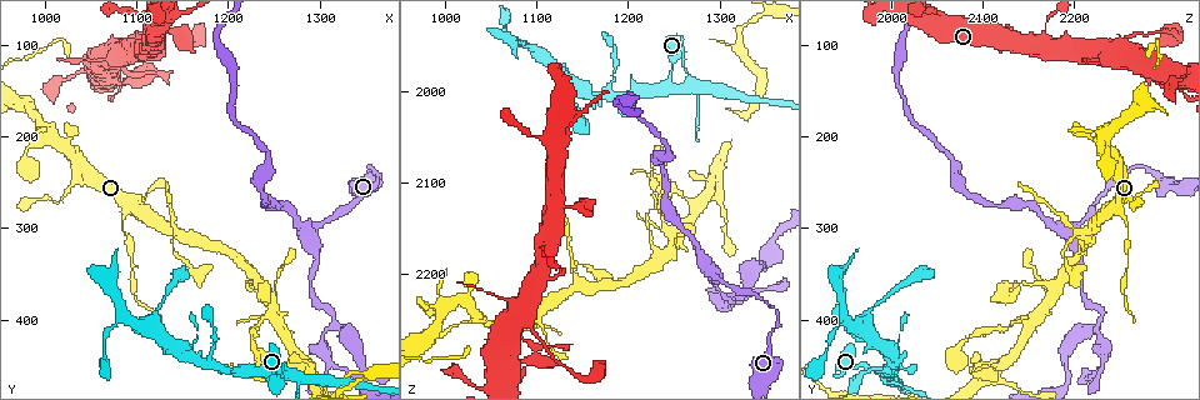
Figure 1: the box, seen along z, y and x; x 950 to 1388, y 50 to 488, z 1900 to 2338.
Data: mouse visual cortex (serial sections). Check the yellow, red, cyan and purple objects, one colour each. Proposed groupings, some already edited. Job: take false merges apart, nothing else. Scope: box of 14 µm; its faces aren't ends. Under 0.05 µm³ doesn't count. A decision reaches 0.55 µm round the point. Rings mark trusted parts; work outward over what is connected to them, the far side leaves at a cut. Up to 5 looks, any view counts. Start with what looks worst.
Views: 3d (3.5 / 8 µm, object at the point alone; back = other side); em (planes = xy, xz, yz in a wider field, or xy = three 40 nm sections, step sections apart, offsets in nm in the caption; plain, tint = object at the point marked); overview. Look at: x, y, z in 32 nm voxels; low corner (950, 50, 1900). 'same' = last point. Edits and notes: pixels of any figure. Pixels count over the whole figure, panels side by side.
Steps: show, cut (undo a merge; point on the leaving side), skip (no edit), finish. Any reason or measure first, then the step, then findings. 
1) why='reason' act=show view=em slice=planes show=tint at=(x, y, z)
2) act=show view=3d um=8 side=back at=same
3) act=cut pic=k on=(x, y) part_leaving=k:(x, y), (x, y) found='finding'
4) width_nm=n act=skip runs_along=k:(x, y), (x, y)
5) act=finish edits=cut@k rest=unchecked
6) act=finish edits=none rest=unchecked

why='a narrow waist' act=show view=3d um=3.5 at=(1090, 310, 2255)

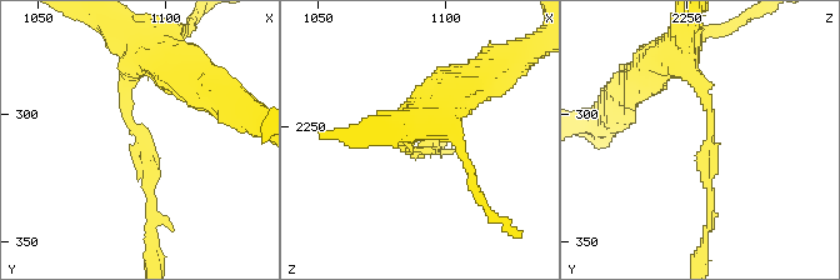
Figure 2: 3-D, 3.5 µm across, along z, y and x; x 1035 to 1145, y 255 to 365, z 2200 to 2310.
arm_widths_nm=100,200 act=show view=em slice=xy step=3 show=tint at=(1088, 308, 2260)

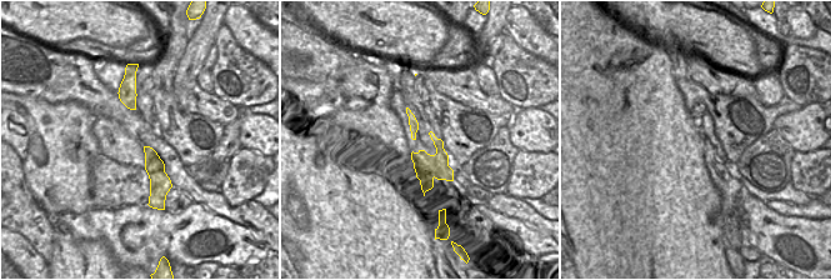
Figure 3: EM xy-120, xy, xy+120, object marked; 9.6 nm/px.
width_nm=220 act=skip runs_along=2:(675, 51), (710, 114), (710, 216) found='one cell here'

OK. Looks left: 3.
act=show view=3d um=8 side=back at=(1290, 305, 2200)

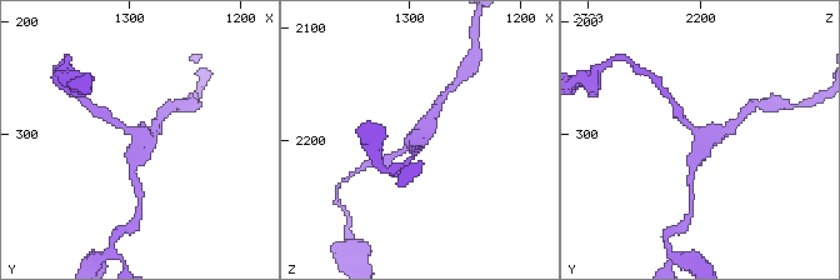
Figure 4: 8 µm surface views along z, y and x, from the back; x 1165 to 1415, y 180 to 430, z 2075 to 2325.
arms=3 arm_widths_nm=200,300,400 act=show view=em slice=xy step=5 show=tint at=(1288, 302, 2198)

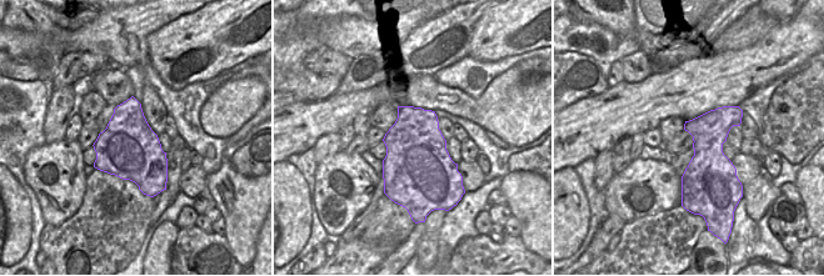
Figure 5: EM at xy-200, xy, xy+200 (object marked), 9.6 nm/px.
act=skip runs_along=4:(116, 121), (141, 135), (131, 169) found='one cell here'

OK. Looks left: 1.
act=finish edits=none rest=unchecked

